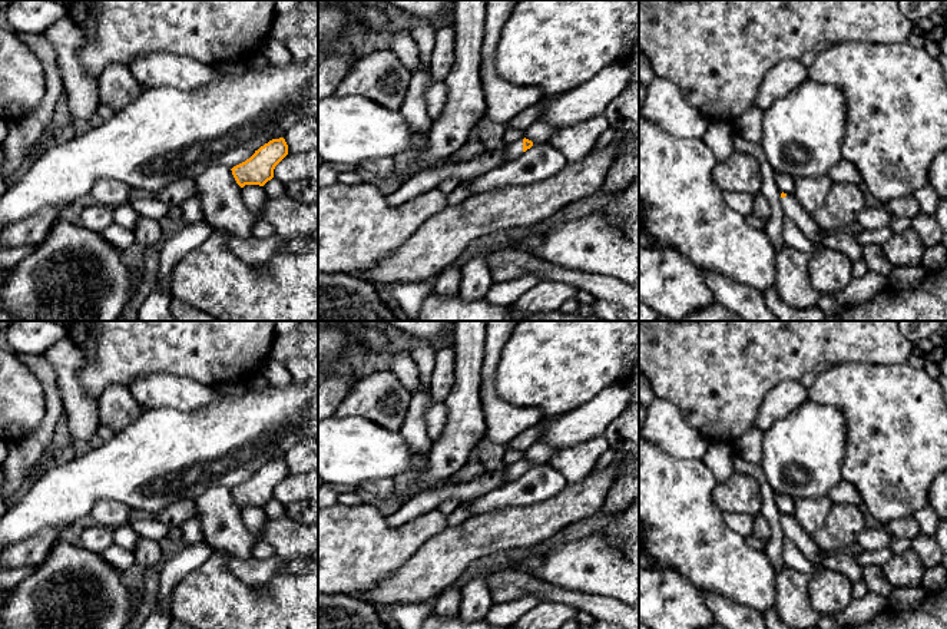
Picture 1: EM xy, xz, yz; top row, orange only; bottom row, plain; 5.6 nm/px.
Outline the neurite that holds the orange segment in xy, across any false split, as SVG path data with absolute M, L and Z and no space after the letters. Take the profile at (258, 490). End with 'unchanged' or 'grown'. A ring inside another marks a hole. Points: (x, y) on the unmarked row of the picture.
M284 458L272 460L261 467L245 483L234 487L232 496L236 504L244 509L245 506L264 507L274 499L275 487L288 476L288 466Z; unchanged

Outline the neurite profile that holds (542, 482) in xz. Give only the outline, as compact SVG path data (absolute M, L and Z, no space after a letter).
M536 441L524 450L524 458L533 463L517 480L490 490L470 504L470 514L481 514L494 509L532 506L557 496L566 486L564 476L549 464L559 450L547 443Z

